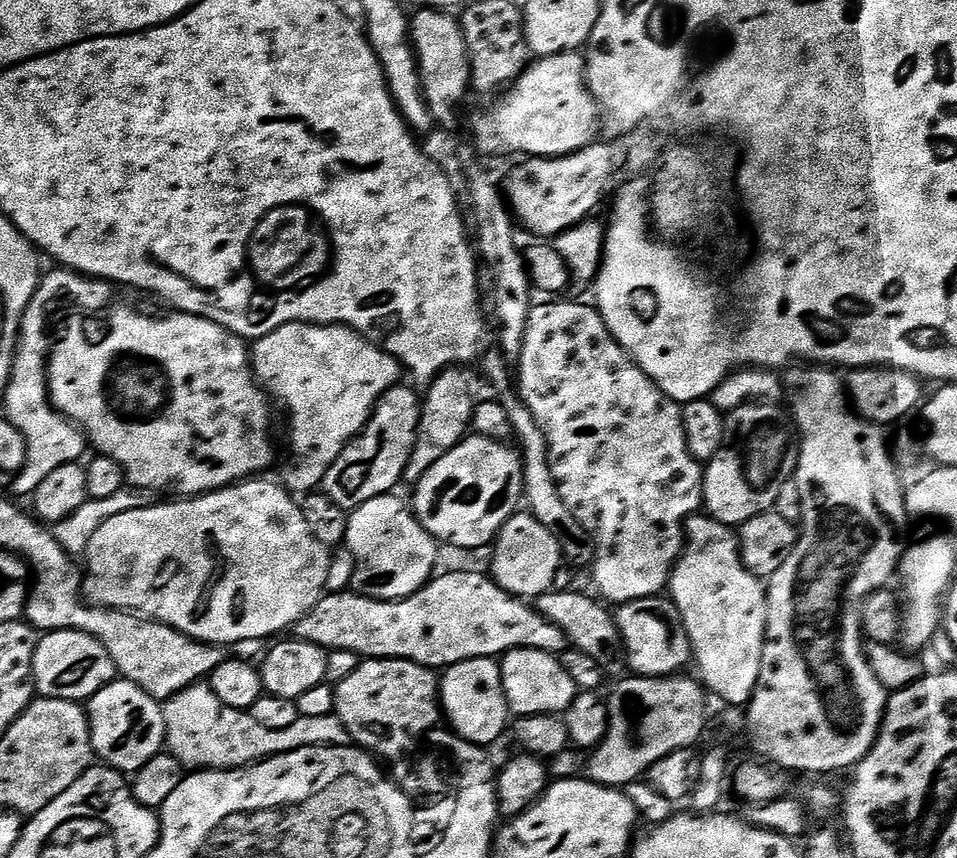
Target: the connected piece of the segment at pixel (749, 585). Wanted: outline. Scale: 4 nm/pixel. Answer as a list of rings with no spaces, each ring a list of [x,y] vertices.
[[[707,514],[689,516],[686,521],[686,543],[680,558],[672,570],[670,599],[676,605],[681,622],[692,647],[694,668],[700,671],[699,679],[714,697],[725,700],[728,706],[744,706],[752,699],[758,682],[758,670],[762,666],[762,646],[768,617],[768,593],[761,577],[756,576],[744,564],[740,556],[737,533],[729,525],[712,519]]]

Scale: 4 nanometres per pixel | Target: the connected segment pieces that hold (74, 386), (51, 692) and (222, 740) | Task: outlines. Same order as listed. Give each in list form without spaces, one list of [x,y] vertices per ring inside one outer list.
[[[112,306],[107,309],[103,314],[76,314],[72,321],[65,326],[60,332],[60,337],[55,337],[54,343],[51,345],[48,353],[48,399],[52,402],[52,407],[62,416],[68,417],[73,424],[79,426],[87,440],[89,445],[92,444],[96,447],[95,451],[102,456],[109,456],[114,458],[114,462],[118,462],[118,466],[122,466],[124,471],[124,479],[133,488],[149,488],[154,490],[158,494],[164,494],[167,488],[177,488],[179,495],[184,498],[191,498],[194,496],[202,496],[206,492],[217,492],[220,488],[227,488],[229,484],[238,484],[249,478],[259,477],[272,464],[272,459],[275,458],[276,452],[272,449],[272,408],[270,403],[270,397],[263,387],[258,383],[250,363],[250,348],[245,341],[241,340],[239,336],[236,336],[230,330],[226,330],[222,326],[218,326],[218,322],[210,322],[206,318],[201,316],[192,316],[189,312],[178,312],[175,310],[169,311],[169,316],[147,316],[144,312],[135,312],[132,308],[116,308]]]
[[[71,630],[49,632],[39,637],[32,663],[32,682],[35,691],[41,697],[53,696],[59,700],[87,702],[92,699],[95,692],[117,679],[118,673],[114,662],[106,654],[101,655],[100,673],[95,676],[94,673],[88,672],[92,668],[91,662],[88,661],[92,652],[88,648],[80,648],[84,643],[86,643],[85,637]]]
[[[207,683],[191,684],[186,690],[163,701],[164,739],[167,751],[184,770],[225,772],[231,768],[245,768],[269,756],[286,754],[303,748],[349,747],[346,726],[334,714],[322,718],[301,716],[298,722],[283,730],[266,730],[254,722],[251,711],[226,706]]]

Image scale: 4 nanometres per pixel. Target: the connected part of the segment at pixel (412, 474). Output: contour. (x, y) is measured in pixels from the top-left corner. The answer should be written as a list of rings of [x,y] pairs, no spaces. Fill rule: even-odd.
[[[458,366],[445,368],[427,385],[427,392],[421,401],[419,430],[416,432],[414,450],[404,471],[405,483],[415,484],[419,481],[430,466],[467,435],[476,402],[475,399],[472,400],[470,382],[463,372],[465,371]]]

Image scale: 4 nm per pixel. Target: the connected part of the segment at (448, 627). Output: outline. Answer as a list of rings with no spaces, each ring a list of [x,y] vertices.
[[[448,572],[445,576],[441,574],[433,575],[424,587],[419,588],[414,594],[410,594],[405,600],[372,600],[368,596],[361,596],[351,590],[345,592],[336,592],[321,596],[319,602],[313,606],[309,612],[302,617],[301,620],[294,625],[294,632],[299,639],[316,644],[325,650],[337,652],[338,650],[350,650],[355,656],[361,658],[371,658],[373,660],[409,660],[415,664],[422,665],[423,668],[431,668],[433,670],[443,670],[449,668],[452,664],[458,662],[466,662],[474,658],[503,657],[505,652],[514,650],[515,648],[529,648],[530,650],[542,650],[543,652],[551,652],[559,654],[569,647],[568,639],[562,634],[562,630],[558,630],[558,626],[554,626],[554,622],[550,622],[541,612],[537,612],[531,603],[525,602],[523,599],[517,598],[509,594],[506,590],[502,590],[491,575],[480,572]]]

